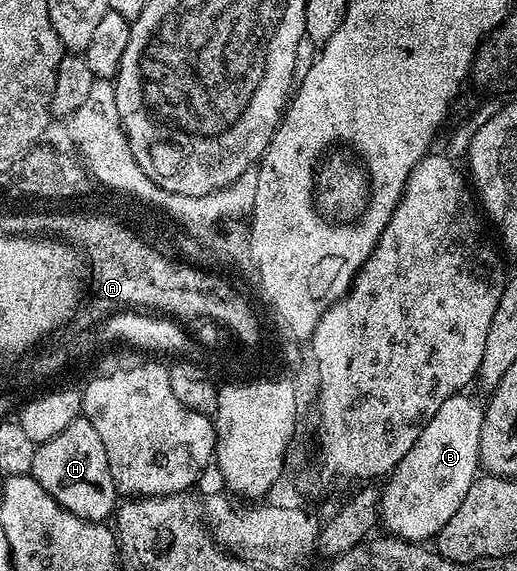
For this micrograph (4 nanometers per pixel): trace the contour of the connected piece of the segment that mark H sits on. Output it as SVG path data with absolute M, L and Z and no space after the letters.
M77 417L50 441L39 444L34 453L33 477L70 513L80 519L87 519L93 525L103 524L103 519L113 518L118 507L118 492L114 477L110 477L110 461L106 457L106 445L98 437L98 429L90 421Z

